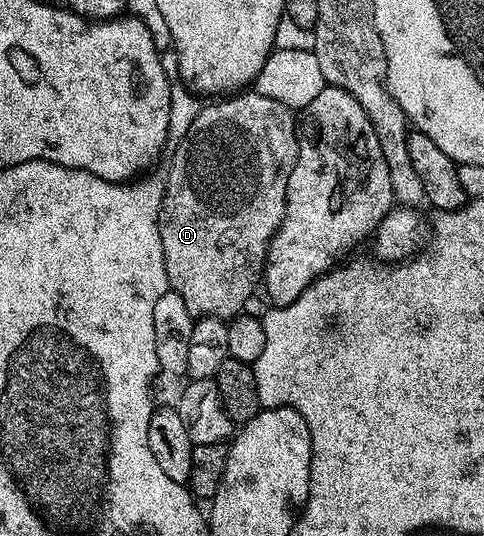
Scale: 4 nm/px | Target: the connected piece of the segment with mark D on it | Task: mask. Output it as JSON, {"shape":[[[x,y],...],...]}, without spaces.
{"shape":[[[244,90],[239,94],[217,99],[215,102],[205,103],[200,109],[198,118],[194,118],[194,126],[190,126],[190,130],[186,130],[184,137],[175,145],[176,153],[172,156],[172,165],[169,166],[168,172],[166,171],[164,200],[158,209],[160,218],[158,238],[162,242],[167,287],[180,295],[182,302],[186,302],[186,310],[190,310],[193,317],[217,316],[220,320],[229,321],[245,311],[244,303],[251,298],[252,291],[261,283],[268,259],[268,243],[272,241],[272,235],[278,230],[284,217],[290,170],[294,170],[299,145],[298,120],[293,109],[282,102],[274,102],[274,98],[266,98],[255,90]]]}

